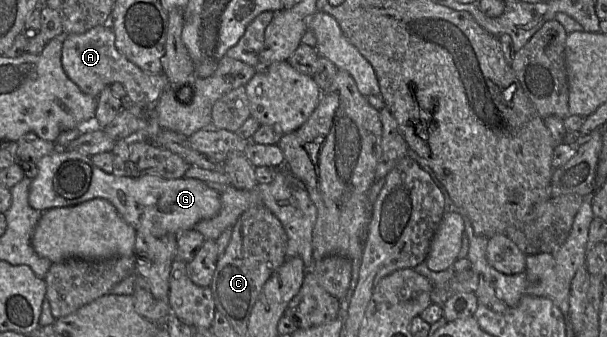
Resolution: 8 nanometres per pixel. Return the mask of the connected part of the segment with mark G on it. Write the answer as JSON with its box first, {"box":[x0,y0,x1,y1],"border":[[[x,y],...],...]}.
{"box":[28,148,221,237],"border":[[[65,148],[42,157],[37,167],[38,174],[31,181],[28,200],[32,208],[42,212],[102,198],[109,201],[135,231],[162,237],[192,229],[198,222],[216,216],[221,208],[219,193],[202,180],[109,174],[99,169],[90,157]]]}

